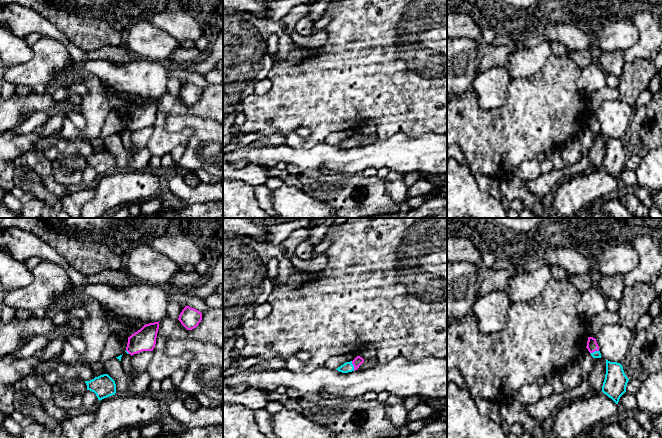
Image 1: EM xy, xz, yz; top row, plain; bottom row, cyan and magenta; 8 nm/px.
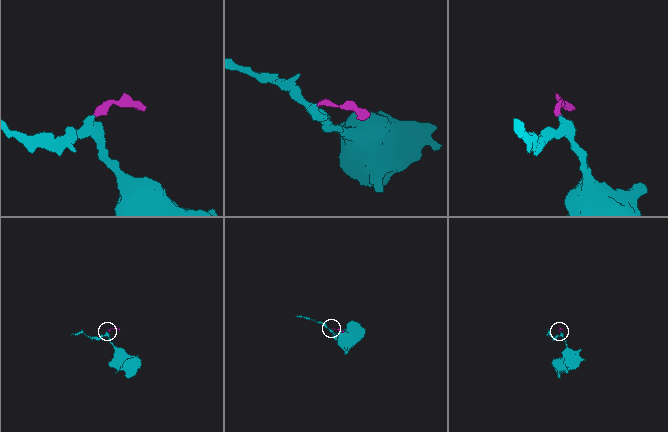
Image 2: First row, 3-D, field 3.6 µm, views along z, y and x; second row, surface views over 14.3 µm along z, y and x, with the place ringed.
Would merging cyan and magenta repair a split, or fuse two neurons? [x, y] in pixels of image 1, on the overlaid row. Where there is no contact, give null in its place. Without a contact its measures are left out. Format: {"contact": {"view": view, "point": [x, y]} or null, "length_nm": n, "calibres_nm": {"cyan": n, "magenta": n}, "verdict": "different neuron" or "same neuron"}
{"contact": {"view": "xz", "point": [353, 366]}, "length_nm": 80, "calibres_nm": {"cyan": 80, "magenta": 70}, "verdict": "same neuron"}

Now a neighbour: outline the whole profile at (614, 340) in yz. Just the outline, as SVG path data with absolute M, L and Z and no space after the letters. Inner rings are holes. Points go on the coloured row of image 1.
M619 323L605 325L595 337L601 356L617 363L627 355L633 338L632 331Z

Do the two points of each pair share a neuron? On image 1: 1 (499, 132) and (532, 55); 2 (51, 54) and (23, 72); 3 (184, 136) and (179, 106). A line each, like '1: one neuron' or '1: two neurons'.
1: two neurons
2: one neuron
3: one neuron

